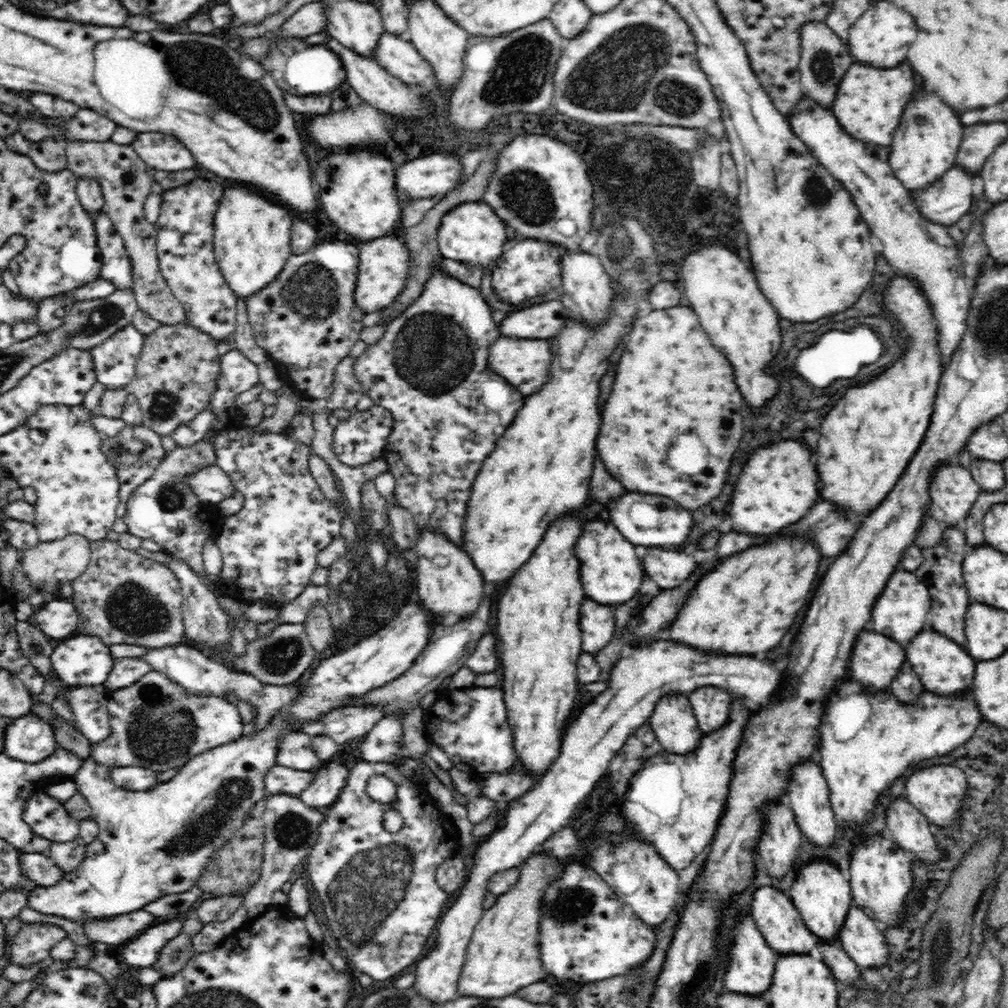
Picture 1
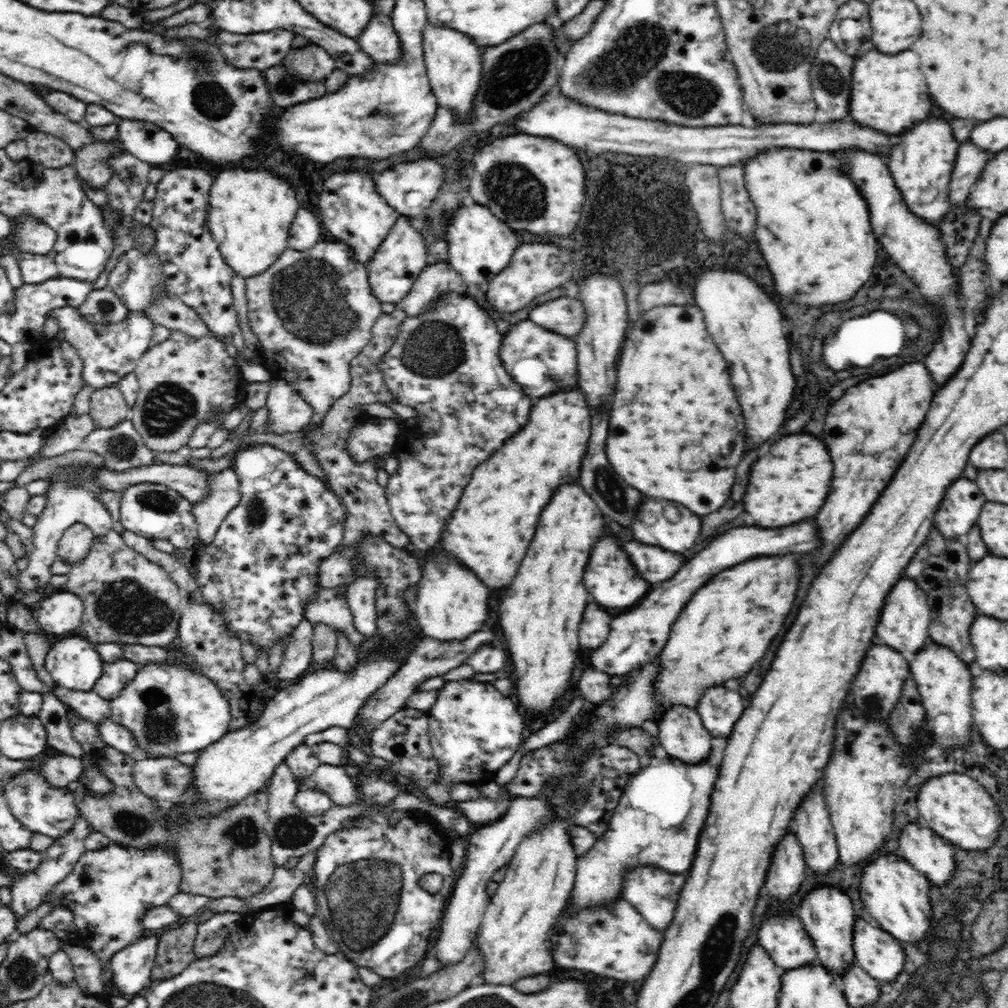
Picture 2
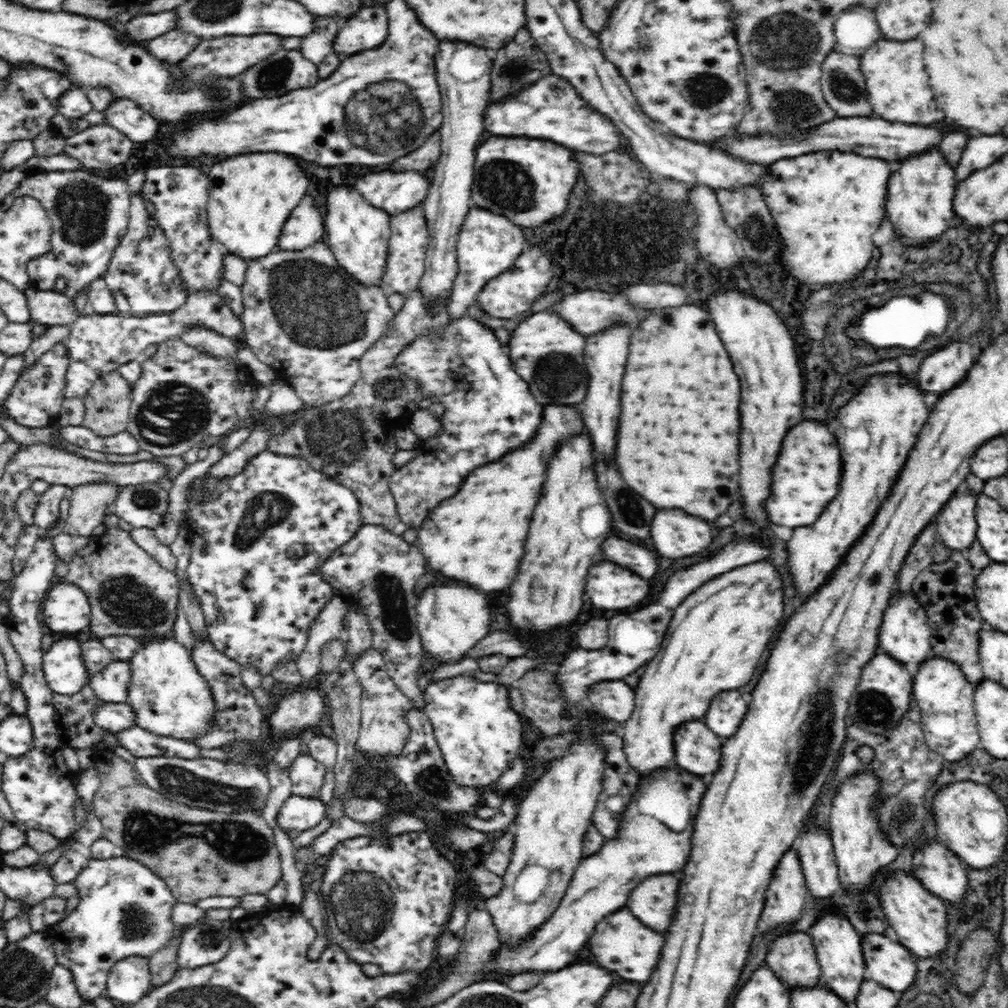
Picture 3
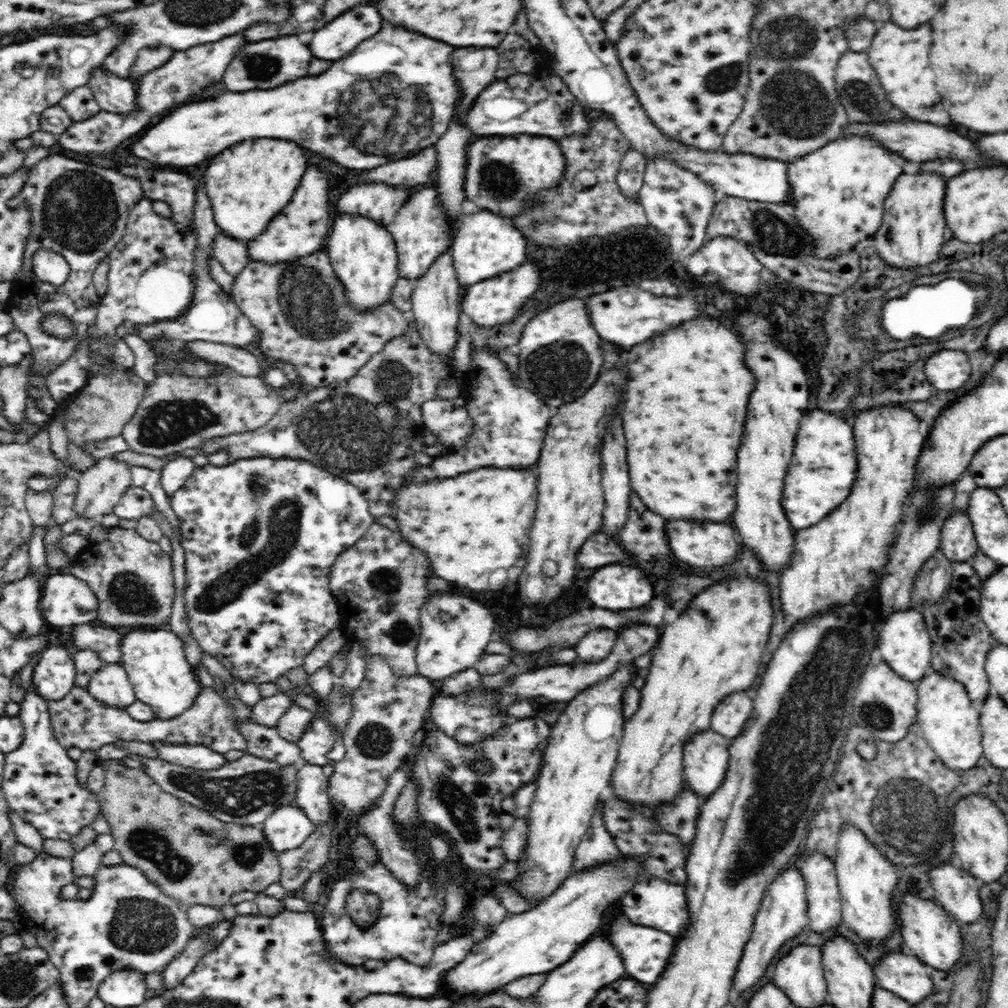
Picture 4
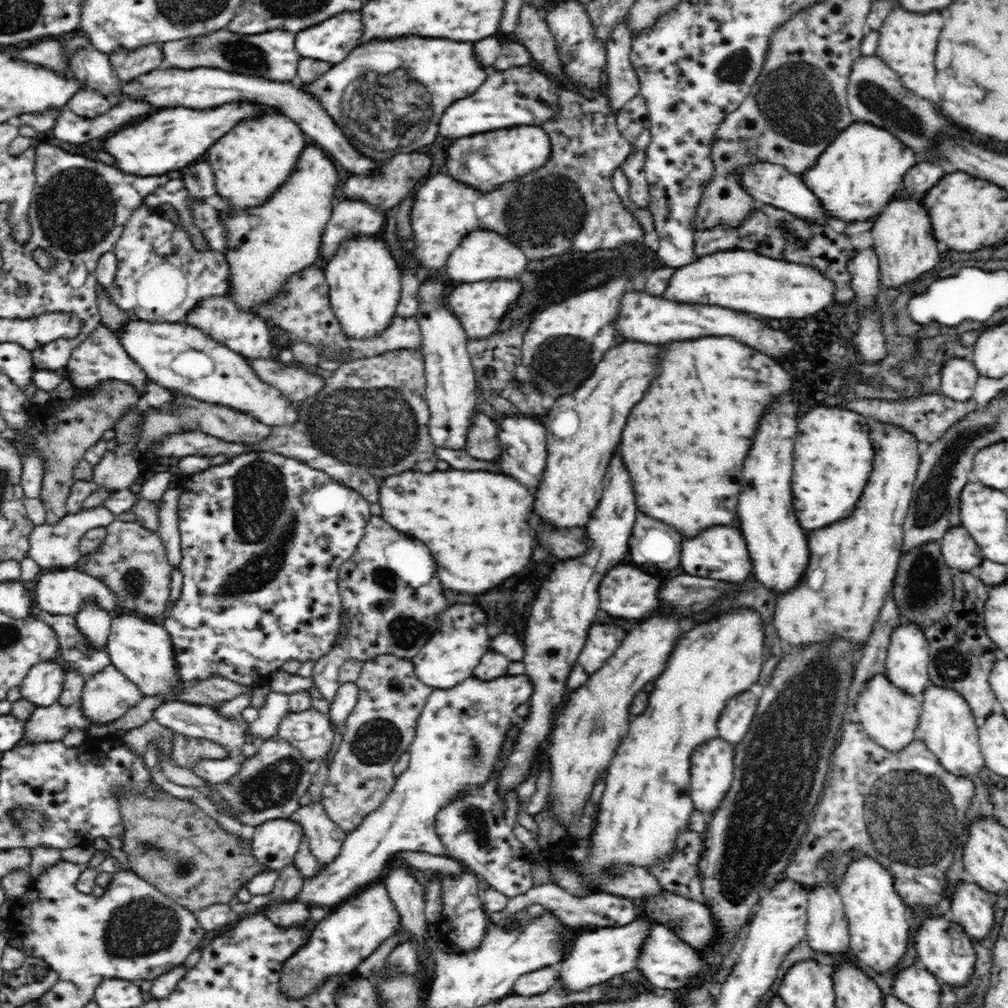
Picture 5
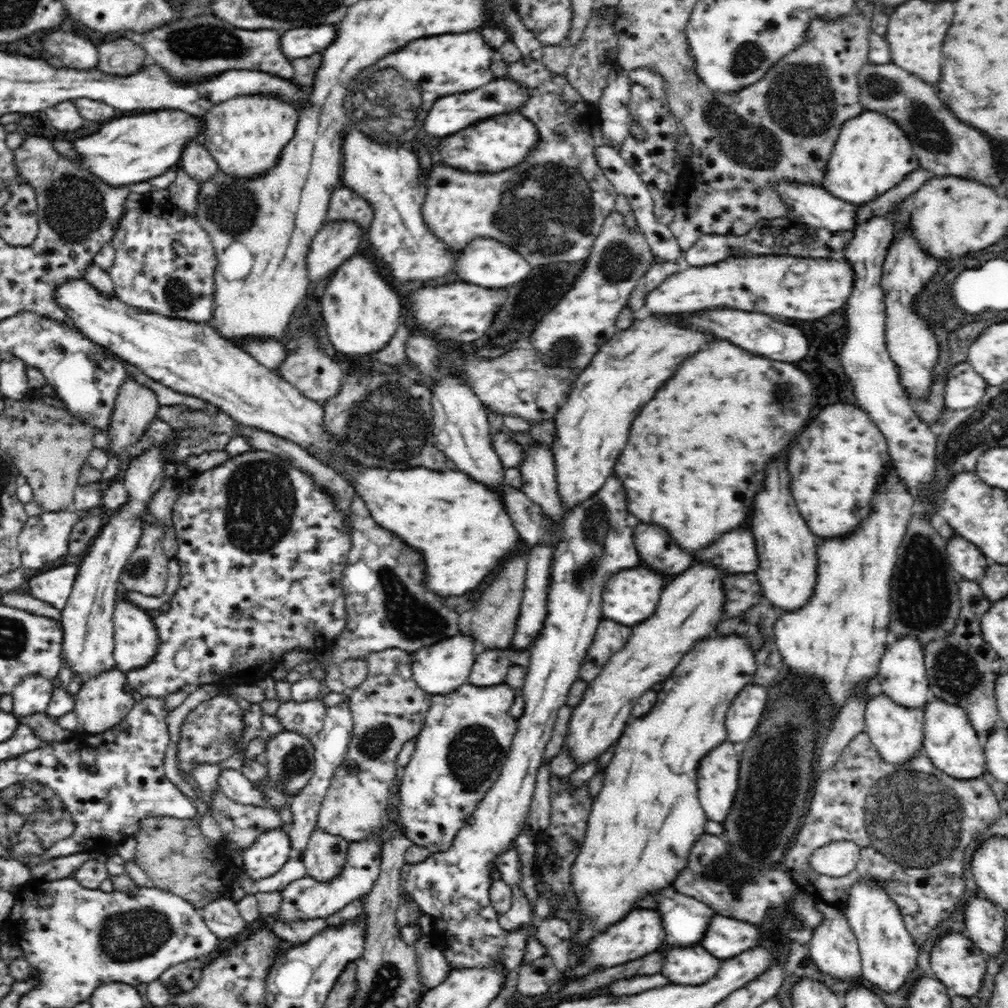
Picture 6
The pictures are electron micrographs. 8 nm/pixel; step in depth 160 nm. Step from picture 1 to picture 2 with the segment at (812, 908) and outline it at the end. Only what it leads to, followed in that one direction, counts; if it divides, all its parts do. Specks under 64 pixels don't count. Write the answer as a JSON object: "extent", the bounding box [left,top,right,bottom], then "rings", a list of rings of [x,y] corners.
{"extent":[798,886,855,974],"rings":[[[818,886],[818,888],[804,888],[801,893],[802,900],[798,906],[798,917],[803,922],[813,945],[817,948],[817,958],[825,968],[836,970],[842,974],[848,966],[855,962],[852,950],[852,934],[854,933],[854,903],[852,899],[840,888],[834,886]]]}

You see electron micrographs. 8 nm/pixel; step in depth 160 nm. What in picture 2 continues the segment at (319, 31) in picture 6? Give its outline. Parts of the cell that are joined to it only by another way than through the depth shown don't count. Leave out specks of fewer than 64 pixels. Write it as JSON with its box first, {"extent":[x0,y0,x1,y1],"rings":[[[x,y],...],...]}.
{"extent":[357,12,400,65],"rings":[[[377,12],[363,28],[357,43],[376,63],[393,65],[400,60],[400,44],[392,19]]]}

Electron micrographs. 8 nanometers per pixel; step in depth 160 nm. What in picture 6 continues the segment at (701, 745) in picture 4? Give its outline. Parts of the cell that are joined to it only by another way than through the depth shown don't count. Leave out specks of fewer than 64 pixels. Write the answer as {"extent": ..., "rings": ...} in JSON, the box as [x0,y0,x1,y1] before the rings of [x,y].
{"extent":[698,742,738,823],"rings":[[[722,742],[700,762],[698,798],[708,820],[722,823],[728,816],[738,788],[738,754],[734,744]]]}

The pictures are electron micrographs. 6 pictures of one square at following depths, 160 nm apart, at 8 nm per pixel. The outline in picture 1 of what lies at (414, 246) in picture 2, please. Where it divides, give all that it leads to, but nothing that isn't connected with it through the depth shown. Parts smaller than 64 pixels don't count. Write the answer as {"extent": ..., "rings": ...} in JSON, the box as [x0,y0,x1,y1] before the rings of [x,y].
{"extent":[355,231,411,314],"rings":[[[395,231],[366,243],[357,243],[357,249],[360,250],[360,286],[355,286],[356,298],[360,298],[360,306],[370,314],[395,302],[407,282],[411,258],[404,239]]]}

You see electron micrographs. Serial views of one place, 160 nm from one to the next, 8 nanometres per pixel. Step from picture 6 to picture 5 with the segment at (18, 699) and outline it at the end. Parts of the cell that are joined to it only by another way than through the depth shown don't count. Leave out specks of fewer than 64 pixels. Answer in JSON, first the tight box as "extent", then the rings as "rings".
{"extent":[20,659,67,707],"rings":[[[56,659],[38,662],[32,667],[20,686],[21,696],[37,707],[49,707],[59,702],[67,673],[64,663]]]}

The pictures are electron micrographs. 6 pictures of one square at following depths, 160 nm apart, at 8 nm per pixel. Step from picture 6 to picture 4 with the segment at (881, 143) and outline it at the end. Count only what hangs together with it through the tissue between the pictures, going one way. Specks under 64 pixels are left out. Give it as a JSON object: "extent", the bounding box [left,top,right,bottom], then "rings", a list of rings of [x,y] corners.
{"extent":[785,138,905,261],"rings":[[[838,138],[828,146],[787,164],[788,186],[792,187],[792,194],[785,204],[792,207],[796,223],[810,233],[814,259],[829,261],[838,258],[854,250],[863,240],[873,238],[883,221],[883,202],[893,190],[896,178],[903,174],[905,162],[899,154],[893,154],[892,150],[870,138]]]}

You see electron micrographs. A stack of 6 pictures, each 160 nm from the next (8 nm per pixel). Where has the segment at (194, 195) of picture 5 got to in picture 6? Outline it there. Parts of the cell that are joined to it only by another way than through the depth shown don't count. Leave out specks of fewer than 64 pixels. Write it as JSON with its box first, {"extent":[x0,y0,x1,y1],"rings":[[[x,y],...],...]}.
{"extent":[180,141,218,182],"rings":[[[203,141],[190,142],[180,160],[180,167],[192,179],[200,182],[209,181],[218,174],[217,163],[205,148]]]}

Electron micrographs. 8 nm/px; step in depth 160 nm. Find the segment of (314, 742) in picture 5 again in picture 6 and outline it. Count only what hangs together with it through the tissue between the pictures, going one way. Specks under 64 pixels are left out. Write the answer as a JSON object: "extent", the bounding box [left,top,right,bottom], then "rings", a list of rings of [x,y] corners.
{"extent":[275,699,328,739],"rings":[[[320,699],[294,702],[282,701],[275,714],[282,731],[294,732],[306,739],[313,739],[321,732],[328,708]]]}

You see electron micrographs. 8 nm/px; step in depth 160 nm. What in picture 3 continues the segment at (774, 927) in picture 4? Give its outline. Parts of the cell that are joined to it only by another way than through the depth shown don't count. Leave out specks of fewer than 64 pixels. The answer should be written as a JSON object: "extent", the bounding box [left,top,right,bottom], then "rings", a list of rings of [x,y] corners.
{"extent":[757,849,808,932],"rings":[[[788,849],[780,858],[765,895],[764,910],[757,922],[759,932],[768,932],[780,924],[792,924],[800,918],[806,904],[808,886],[796,851]]]}

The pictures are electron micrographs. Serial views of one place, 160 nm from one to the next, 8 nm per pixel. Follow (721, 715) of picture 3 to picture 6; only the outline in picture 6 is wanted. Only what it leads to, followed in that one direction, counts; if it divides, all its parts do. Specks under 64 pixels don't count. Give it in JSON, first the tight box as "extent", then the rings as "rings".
{"extent":[726,684,768,742],"rings":[[[755,684],[746,686],[738,693],[738,698],[732,701],[726,716],[727,738],[730,742],[744,742],[748,740],[766,708],[768,694],[766,689]]]}

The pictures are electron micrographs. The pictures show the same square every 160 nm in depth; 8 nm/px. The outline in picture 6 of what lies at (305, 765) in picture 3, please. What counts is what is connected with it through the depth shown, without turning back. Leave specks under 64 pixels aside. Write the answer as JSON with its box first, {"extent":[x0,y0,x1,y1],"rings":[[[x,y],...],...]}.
{"extent":[302,826,348,882],"rings":[[[314,826],[303,852],[302,861],[307,875],[320,882],[332,881],[344,866],[348,844],[345,838],[323,832]]]}

